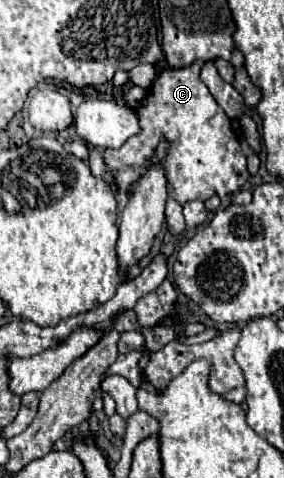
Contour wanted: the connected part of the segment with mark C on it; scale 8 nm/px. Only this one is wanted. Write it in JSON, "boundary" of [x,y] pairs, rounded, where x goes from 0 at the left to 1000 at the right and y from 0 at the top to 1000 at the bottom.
{"boundary":[[[708,130],[630,146],[574,146],[532,176],[511,209],[482,222],[489,280],[461,285],[426,310],[363,318],[363,335],[398,364],[398,389],[426,406],[461,406],[468,389],[539,347],[539,326],[567,293],[588,293],[588,326],[574,356],[588,372],[588,406],[637,431],[665,418],[736,418],[750,406],[771,414],[827,406],[870,377],[870,335],[849,318],[842,293],[813,268],[813,251],[764,222],[729,180],[701,167]]]}

